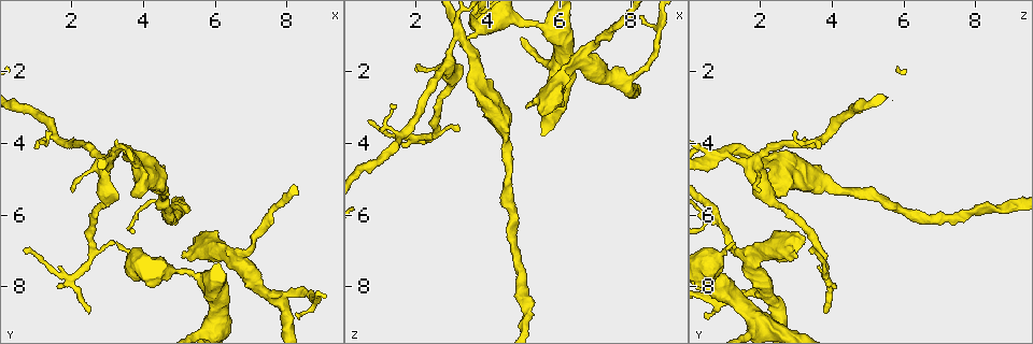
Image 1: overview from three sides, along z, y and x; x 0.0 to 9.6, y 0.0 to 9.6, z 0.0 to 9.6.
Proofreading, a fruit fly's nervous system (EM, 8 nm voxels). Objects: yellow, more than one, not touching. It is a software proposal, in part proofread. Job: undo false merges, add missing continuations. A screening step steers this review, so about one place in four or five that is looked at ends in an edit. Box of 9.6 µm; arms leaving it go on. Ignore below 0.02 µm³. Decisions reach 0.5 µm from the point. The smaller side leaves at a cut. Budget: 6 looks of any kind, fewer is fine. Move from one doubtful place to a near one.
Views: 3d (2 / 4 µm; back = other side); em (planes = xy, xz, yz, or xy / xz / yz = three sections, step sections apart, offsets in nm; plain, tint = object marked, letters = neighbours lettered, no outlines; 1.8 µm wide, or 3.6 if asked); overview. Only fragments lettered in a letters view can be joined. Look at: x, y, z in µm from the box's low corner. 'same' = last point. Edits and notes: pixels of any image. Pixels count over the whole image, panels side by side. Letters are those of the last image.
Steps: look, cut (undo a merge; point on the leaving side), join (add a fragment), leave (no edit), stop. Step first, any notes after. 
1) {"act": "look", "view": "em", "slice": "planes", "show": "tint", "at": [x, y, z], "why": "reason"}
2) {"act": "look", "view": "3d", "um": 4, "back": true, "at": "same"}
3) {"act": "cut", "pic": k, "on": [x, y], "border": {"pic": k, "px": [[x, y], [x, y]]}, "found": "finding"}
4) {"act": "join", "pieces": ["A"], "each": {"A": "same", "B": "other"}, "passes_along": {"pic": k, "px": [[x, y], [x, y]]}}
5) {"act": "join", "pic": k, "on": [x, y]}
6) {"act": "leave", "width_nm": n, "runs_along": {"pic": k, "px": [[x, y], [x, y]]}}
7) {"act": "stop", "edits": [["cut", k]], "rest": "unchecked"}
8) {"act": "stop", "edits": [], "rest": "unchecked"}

{"act": "look", "view": "3d", "um": 2, "at": [5.10, 7.20, 3.00], "why": "branch stops here"}

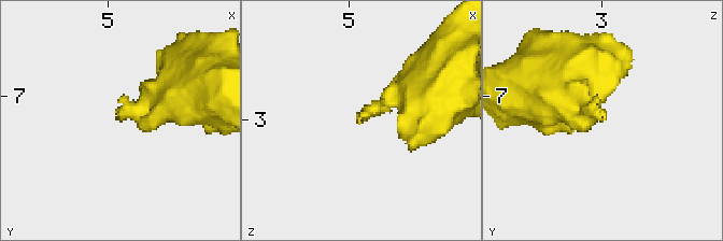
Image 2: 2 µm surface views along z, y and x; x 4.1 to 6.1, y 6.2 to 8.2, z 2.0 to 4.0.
{"act": "look", "view": "em", "slice": "planes", "show": "letters", "at": [5.06, 7.16, 3.00], "why": "now the EM"}

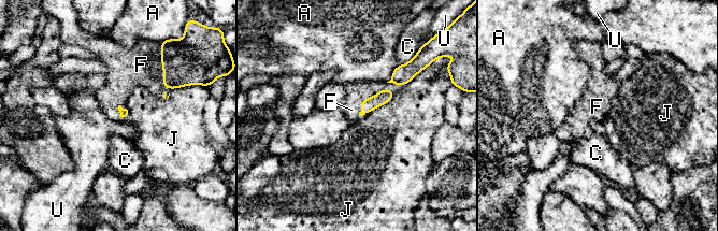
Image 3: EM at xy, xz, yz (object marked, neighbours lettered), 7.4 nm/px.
{"act": "join", "pic": 3, "on": [141, 65], "each": {"A": "other", "C": "other", "F": "same", "J": "other", "U": "other"}, "found": "the cell continues"}

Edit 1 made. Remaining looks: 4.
{"act": "look", "view": "em", "um": 3.6, "slice": "yz", "step": 4, "show": "letters", "at": [6.60, 7.30, 1.80], "why": "arms part here"}

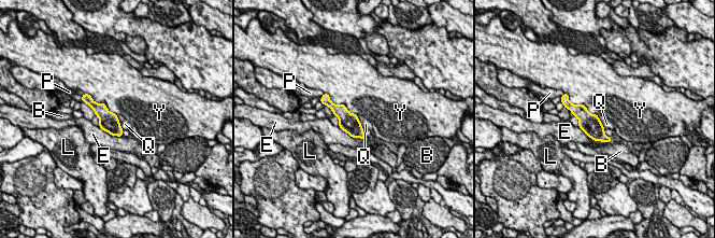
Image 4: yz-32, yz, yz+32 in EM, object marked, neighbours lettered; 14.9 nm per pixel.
{"act": "look", "view": "em", "um": 3.6, "slice": "planes", "show": "letters", "at": "same"}

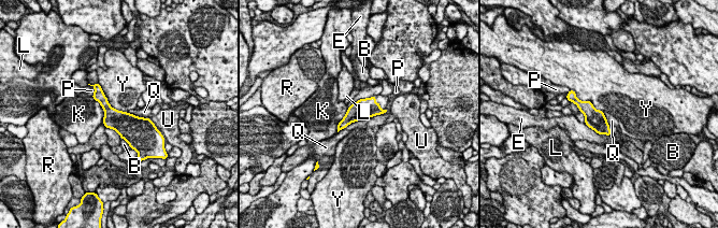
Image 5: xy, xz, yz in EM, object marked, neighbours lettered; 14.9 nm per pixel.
{"act": "leave", "each": {"B": "other", "E": "other", "K": "other", "L": "other", "P": "other", "Q": "other", "R": "other", "U": "other", "Y": "other"}, "border": {"pic": 5, "px": [[387, 111], [354, 120], [338, 132]]}, "found": "one cell here"}

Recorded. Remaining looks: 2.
{"act": "look", "view": "em", "slice": "planes", "show": "letters", "at": [3.30, 4.30, 1.05], "why": "abrupt turn"}

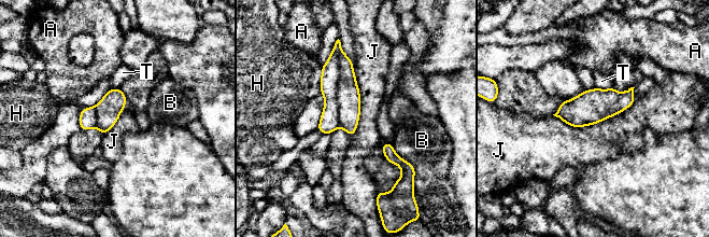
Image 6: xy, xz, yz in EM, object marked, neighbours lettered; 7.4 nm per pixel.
{"act": "cut", "pic": 6, "on": [329, 79], "longest_contact_nm": ["J", 600], "each": {"A": "other", "B": "other", "H": "other", "J": "other", "T": "other"}, "part_leaving": {"pic": 6, "px": [[334, 58], [330, 113], [324, 130]]}, "found": "two cells meet here"}

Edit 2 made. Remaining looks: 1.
{"act": "stop", "edits": [["join", 3], ["cut", 6]], "rest": "unchecked"}

